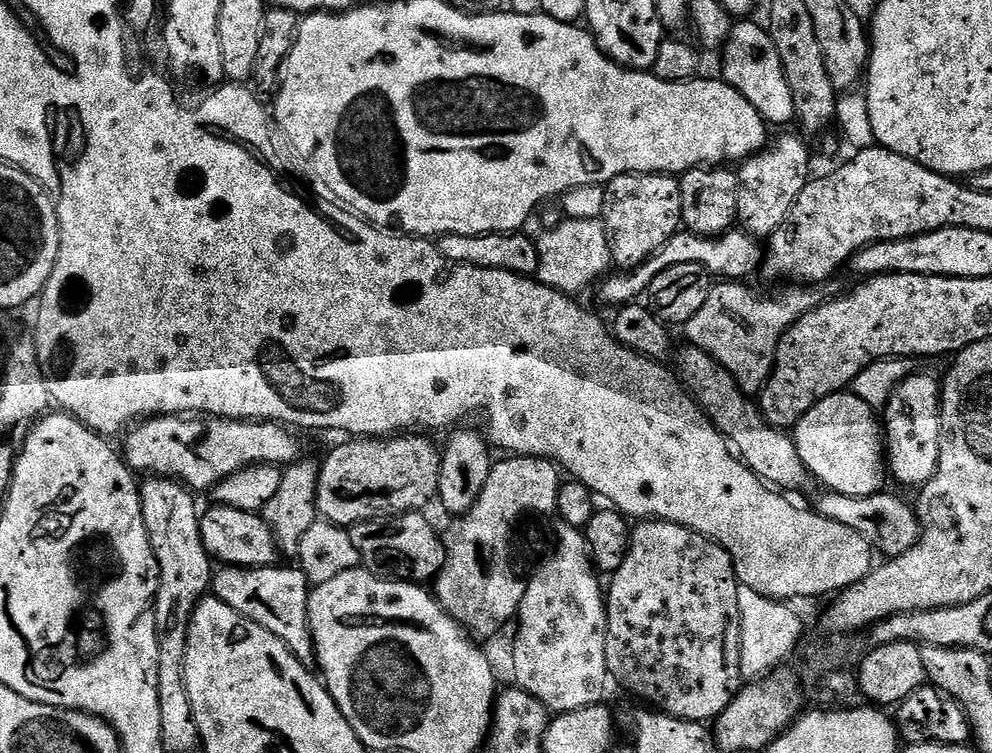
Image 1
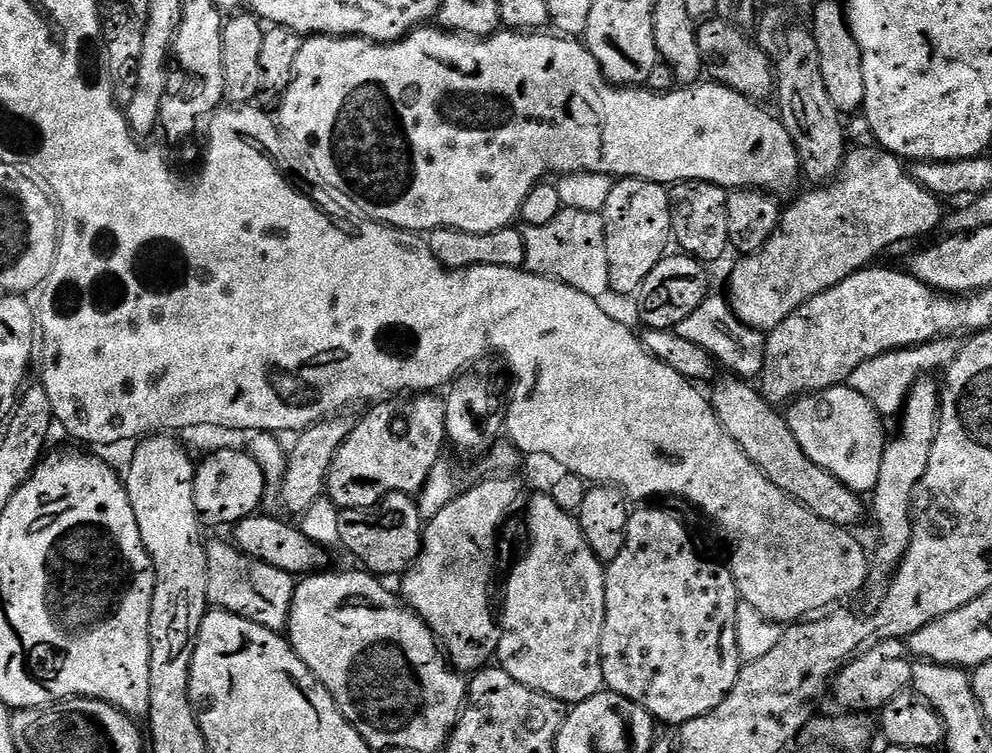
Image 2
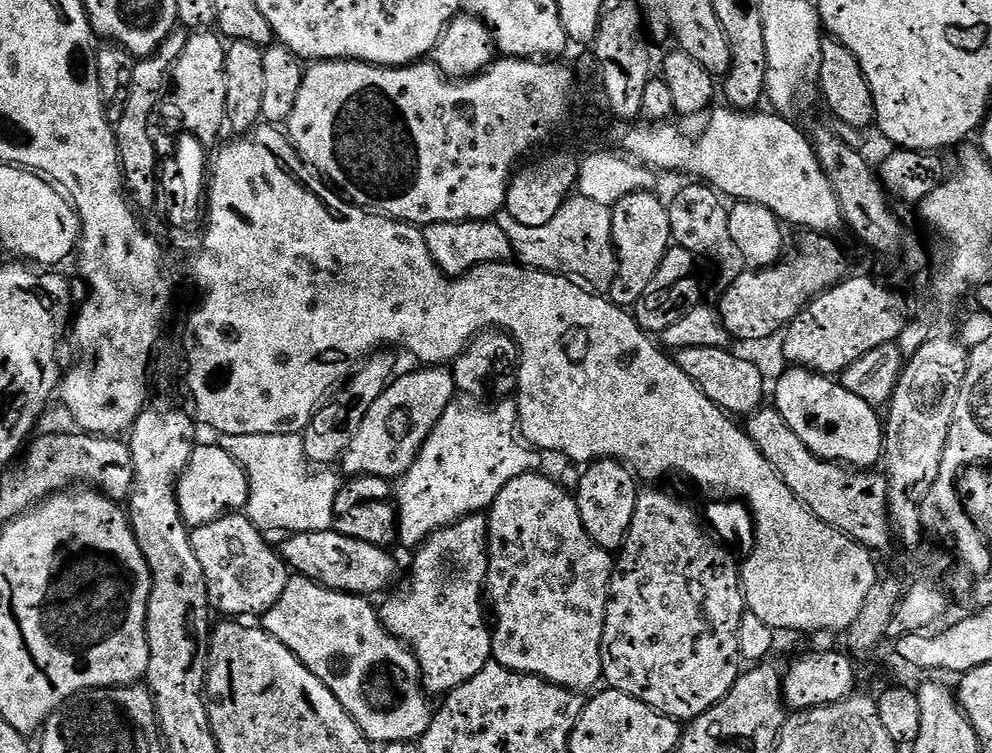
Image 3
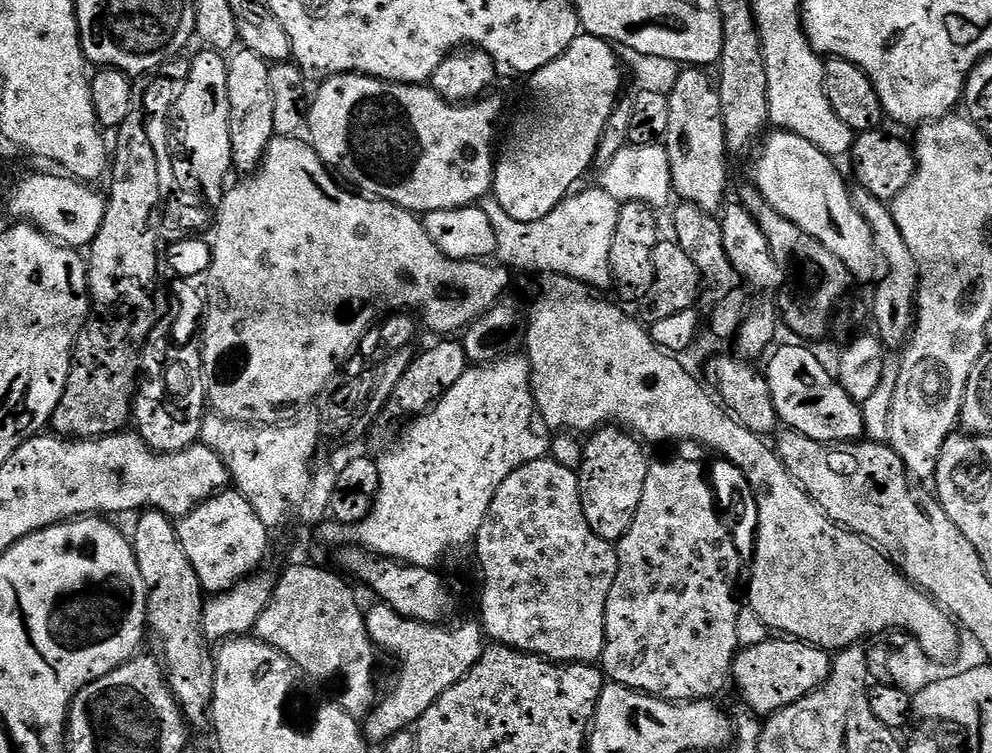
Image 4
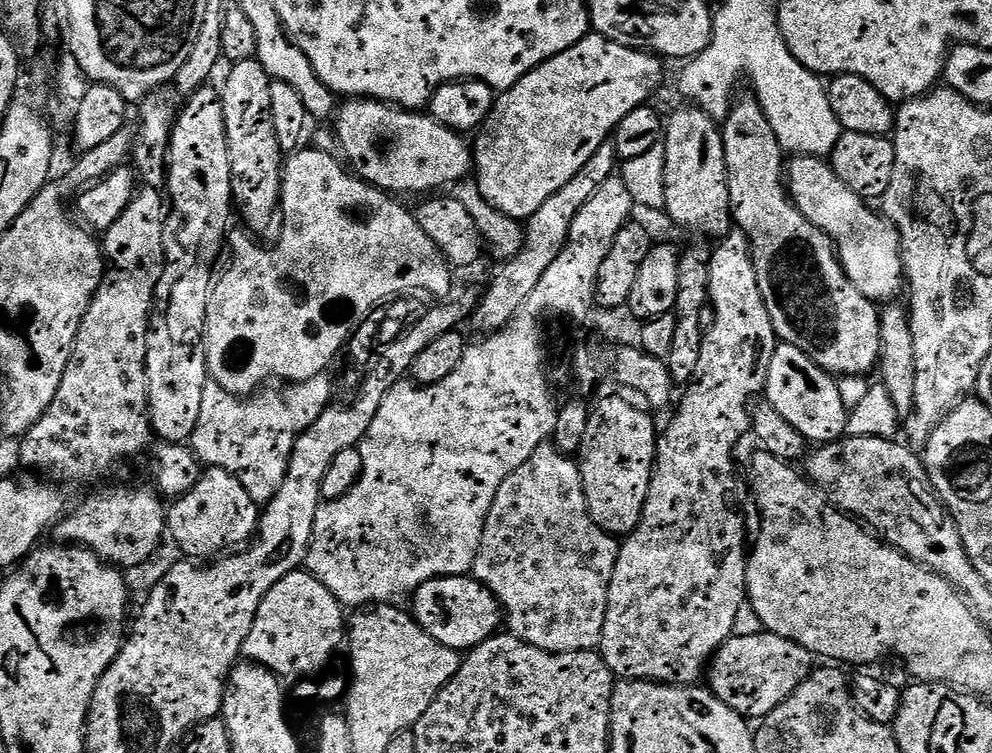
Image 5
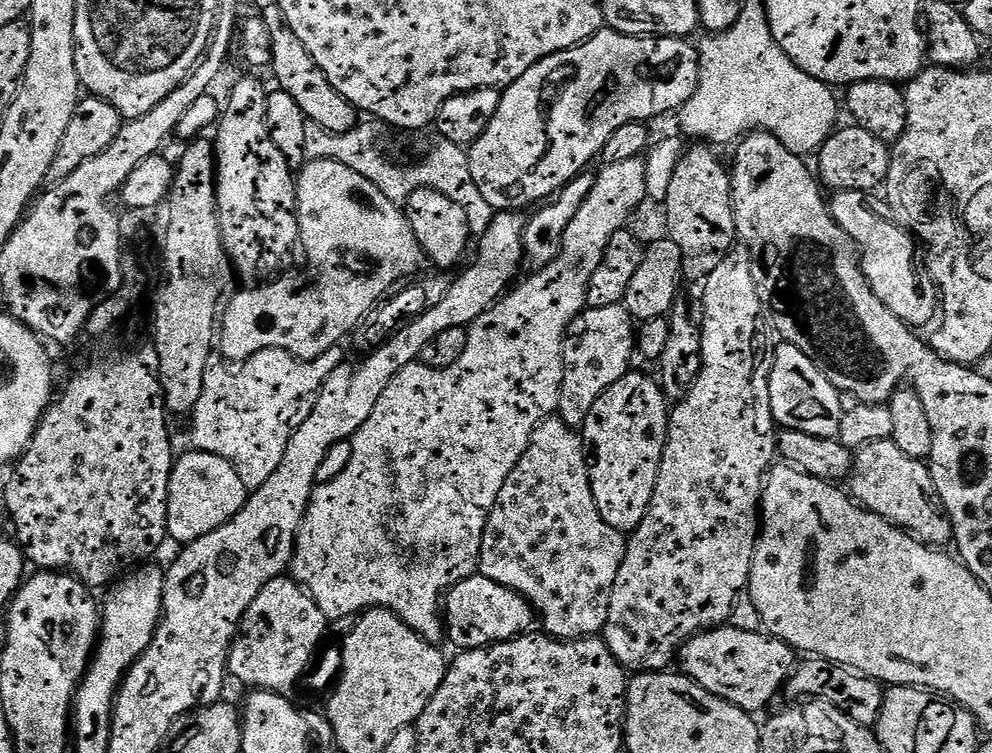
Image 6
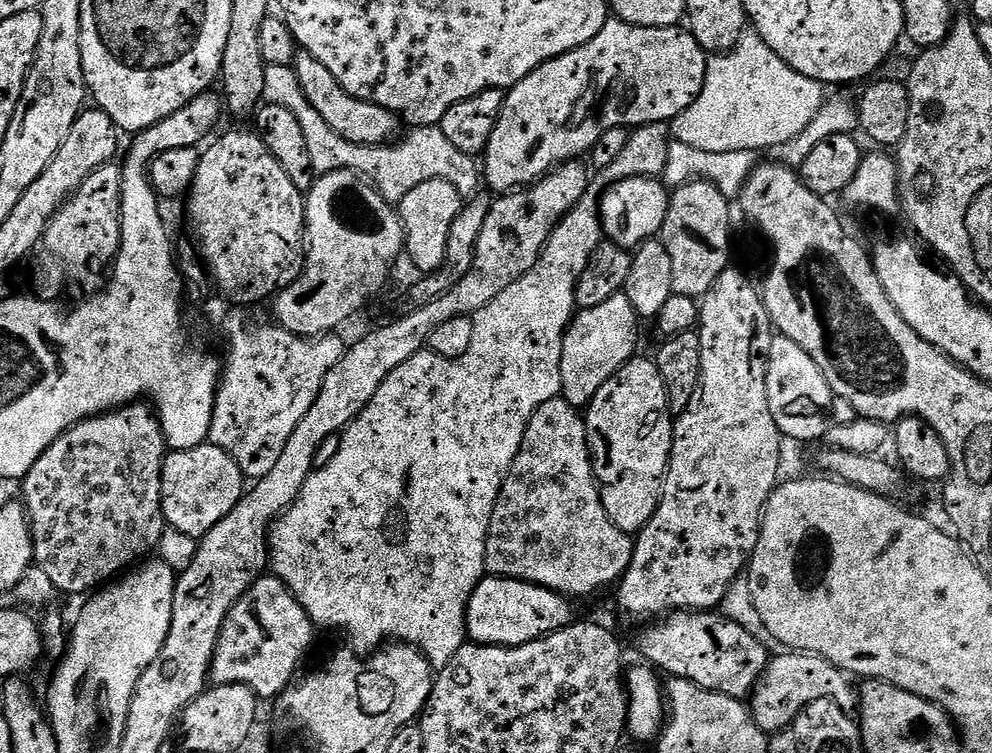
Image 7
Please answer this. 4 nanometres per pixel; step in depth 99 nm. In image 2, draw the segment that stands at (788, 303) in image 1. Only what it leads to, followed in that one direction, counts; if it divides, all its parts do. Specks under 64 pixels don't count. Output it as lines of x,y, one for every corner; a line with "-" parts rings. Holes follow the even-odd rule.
708,295
700,303
698,310
694,310
690,318
682,318
680,325
674,330
682,338
690,338
690,342
702,346
710,353
713,361
720,363
721,360
728,367
729,373
740,378
759,377
764,365
765,333
757,332
756,329
743,324
723,295

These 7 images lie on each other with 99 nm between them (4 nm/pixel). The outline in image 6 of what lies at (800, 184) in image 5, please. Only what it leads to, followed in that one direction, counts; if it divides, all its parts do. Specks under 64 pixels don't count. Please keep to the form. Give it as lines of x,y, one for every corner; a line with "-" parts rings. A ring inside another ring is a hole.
838,192
831,197
830,207
834,222
850,234
860,254
860,265
878,298
887,308
909,326
928,324
937,319
941,307
938,289
932,275
916,265
918,241
907,228
895,219
883,220
876,212
864,205
865,193
-
921,272
921,276
920,276

